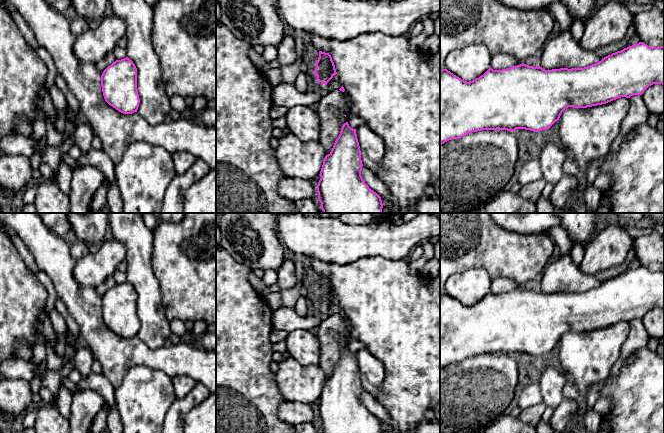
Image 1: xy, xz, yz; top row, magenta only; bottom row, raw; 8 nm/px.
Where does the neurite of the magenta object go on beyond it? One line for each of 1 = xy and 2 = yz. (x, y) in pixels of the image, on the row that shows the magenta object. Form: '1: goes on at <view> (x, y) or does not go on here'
1: does not go on here
2: does not go on here

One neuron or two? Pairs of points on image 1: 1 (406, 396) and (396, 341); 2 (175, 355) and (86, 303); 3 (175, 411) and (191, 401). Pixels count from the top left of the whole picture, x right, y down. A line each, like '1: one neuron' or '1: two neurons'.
1: one neuron
2: one neuron
3: one neuron

